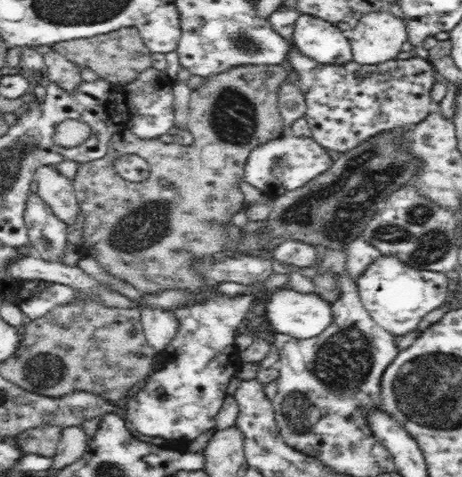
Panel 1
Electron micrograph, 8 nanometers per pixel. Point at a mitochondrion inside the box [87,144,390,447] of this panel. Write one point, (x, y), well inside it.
(342, 365)

